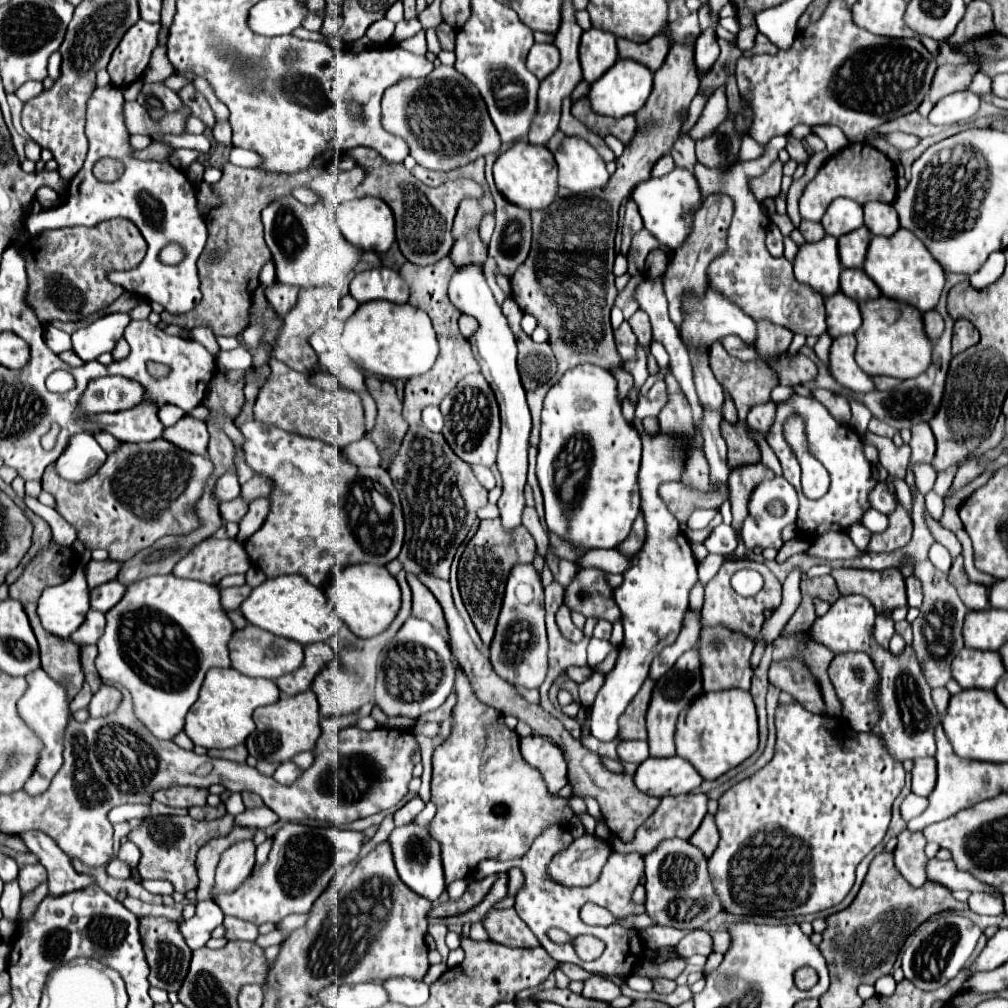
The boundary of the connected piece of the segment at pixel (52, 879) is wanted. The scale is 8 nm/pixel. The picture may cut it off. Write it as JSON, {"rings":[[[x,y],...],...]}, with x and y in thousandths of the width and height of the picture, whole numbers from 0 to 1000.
{"rings":[[[28,824],[22,826],[20,832],[32,846],[36,846],[40,856],[46,860],[50,890],[77,884],[81,880],[95,876],[91,870],[75,866],[71,860],[71,852],[63,844],[60,844],[60,840],[56,840],[54,832],[50,832],[48,828],[42,828],[40,824]]]}

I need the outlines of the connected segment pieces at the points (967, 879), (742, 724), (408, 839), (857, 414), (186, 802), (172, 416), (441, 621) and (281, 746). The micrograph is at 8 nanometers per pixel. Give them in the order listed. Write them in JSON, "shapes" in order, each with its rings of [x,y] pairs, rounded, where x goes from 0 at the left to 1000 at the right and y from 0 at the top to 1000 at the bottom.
{"shapes":[[[[923,852],[919,864],[921,864],[921,872],[938,878],[944,884],[960,882],[960,884],[972,884],[986,890],[994,890],[994,886],[988,884],[988,880],[978,880],[978,876],[972,876],[966,868],[960,868],[960,864],[952,864],[948,856],[944,856],[944,852],[942,854]]],[[[742,686],[698,688],[687,695],[681,715],[671,721],[671,749],[685,755],[698,773],[710,773],[752,743],[752,715]]],[[[403,818],[403,820],[393,820],[387,830],[385,830],[387,838],[389,838],[389,848],[391,848],[391,856],[395,862],[397,872],[415,888],[431,894],[438,884],[440,884],[440,862],[438,862],[438,854],[437,854],[437,838],[435,834],[431,834],[425,826],[425,818],[417,820],[417,818]]],[[[843,398],[843,404],[845,404],[845,416],[843,416],[843,424],[851,430],[851,432],[857,432],[859,430],[859,424],[861,424],[861,418],[865,416],[865,410],[861,406],[857,406],[855,400],[847,400]]],[[[171,781],[163,785],[155,785],[153,793],[169,799],[169,801],[192,801],[192,799],[204,799],[206,783],[196,781]]],[[[163,402],[163,404],[159,404],[159,408],[157,408],[157,414],[159,414],[159,418],[161,418],[161,422],[163,424],[169,424],[169,422],[173,422],[177,416],[181,416],[185,410],[183,408],[179,408],[179,404],[175,404],[175,402]]],[[[405,570],[405,580],[409,584],[409,610],[415,614],[423,614],[429,622],[433,622],[433,626],[437,626],[437,630],[442,632],[444,638],[444,620],[433,592],[415,576],[413,570]]],[[[302,686],[292,691],[280,691],[270,699],[258,701],[252,705],[252,727],[244,733],[246,747],[254,753],[262,753],[268,757],[288,755],[294,747],[310,745],[313,733],[317,731],[317,711],[315,711],[315,695],[310,686]]]]}

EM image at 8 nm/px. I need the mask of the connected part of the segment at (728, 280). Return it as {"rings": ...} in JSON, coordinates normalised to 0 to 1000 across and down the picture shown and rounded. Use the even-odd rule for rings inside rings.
{"rings":[[[778,134],[766,136],[758,146],[756,156],[740,162],[730,162],[720,170],[704,168],[698,166],[696,162],[690,162],[688,174],[694,184],[694,191],[698,191],[698,197],[710,191],[728,197],[728,213],[720,233],[720,249],[702,263],[700,273],[702,281],[706,281],[710,289],[718,289],[718,293],[722,293],[722,297],[726,297],[726,301],[730,301],[748,318],[760,316],[768,322],[784,326],[786,330],[812,334],[819,330],[817,295],[810,287],[790,279],[786,271],[786,261],[782,257],[766,255],[762,251],[758,237],[760,237],[760,225],[764,223],[764,215],[756,209],[756,201],[748,195],[748,191],[742,186],[744,178],[756,174],[772,158],[772,150],[778,146],[780,146]]]}

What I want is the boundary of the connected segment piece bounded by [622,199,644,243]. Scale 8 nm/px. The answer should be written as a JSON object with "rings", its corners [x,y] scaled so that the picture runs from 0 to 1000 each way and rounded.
{"rings":[[[625,197],[623,203],[621,203],[621,217],[619,217],[619,225],[617,225],[617,231],[619,231],[619,241],[625,241],[625,235],[635,229],[639,223],[637,223],[637,215],[633,211],[633,205],[631,201]]]}

